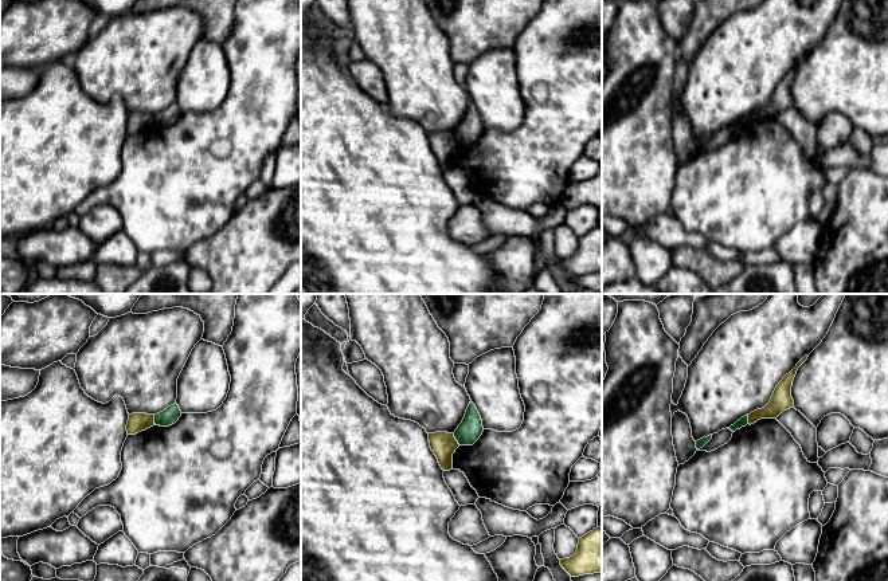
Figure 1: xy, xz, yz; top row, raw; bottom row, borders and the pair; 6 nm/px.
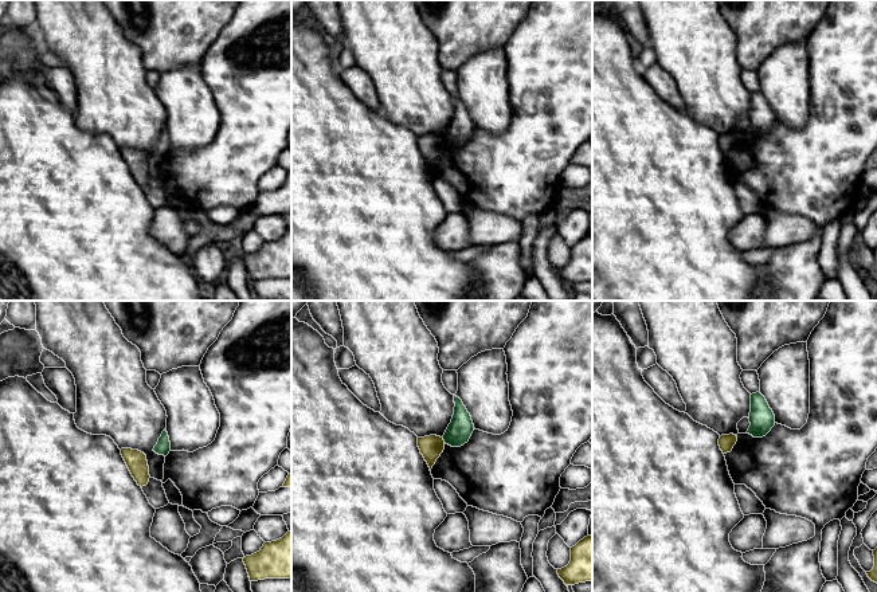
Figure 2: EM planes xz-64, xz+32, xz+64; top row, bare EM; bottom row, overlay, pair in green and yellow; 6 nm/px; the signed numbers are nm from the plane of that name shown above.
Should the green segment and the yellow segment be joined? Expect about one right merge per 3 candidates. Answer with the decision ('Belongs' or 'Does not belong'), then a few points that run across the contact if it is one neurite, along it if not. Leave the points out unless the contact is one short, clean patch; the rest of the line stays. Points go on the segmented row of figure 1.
Does not belong. Line: xz (453, 434), (460, 444)

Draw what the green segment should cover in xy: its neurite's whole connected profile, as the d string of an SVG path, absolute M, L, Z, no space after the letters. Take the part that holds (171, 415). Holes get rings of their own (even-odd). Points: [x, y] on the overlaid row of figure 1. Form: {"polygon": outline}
{"polygon": "M173 404L163 412L154 415L154 424L160 427L169 427L175 424L181 416L181 411L177 404Z"}

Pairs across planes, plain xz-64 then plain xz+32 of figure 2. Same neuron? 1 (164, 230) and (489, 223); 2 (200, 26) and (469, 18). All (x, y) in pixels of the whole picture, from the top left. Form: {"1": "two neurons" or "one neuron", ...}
{"1": "two neurons", "2": "one neuron"}

